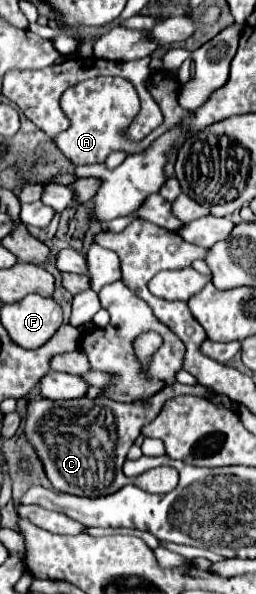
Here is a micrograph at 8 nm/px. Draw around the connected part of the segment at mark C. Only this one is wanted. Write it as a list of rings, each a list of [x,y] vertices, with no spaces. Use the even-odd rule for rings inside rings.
[[[175,383],[169,385],[167,389],[161,389],[151,399],[135,403],[119,403],[107,397],[99,399],[83,397],[71,401],[51,401],[51,399],[33,401],[29,403],[27,409],[25,435],[39,453],[45,465],[45,473],[55,491],[79,497],[111,495],[129,483],[121,467],[127,459],[127,451],[141,435],[141,429],[159,415],[159,409],[167,399],[175,395],[187,395],[189,389],[203,389],[203,397],[213,395],[213,389],[201,383],[197,385]],[[93,441],[97,441],[97,447],[91,445]]]

